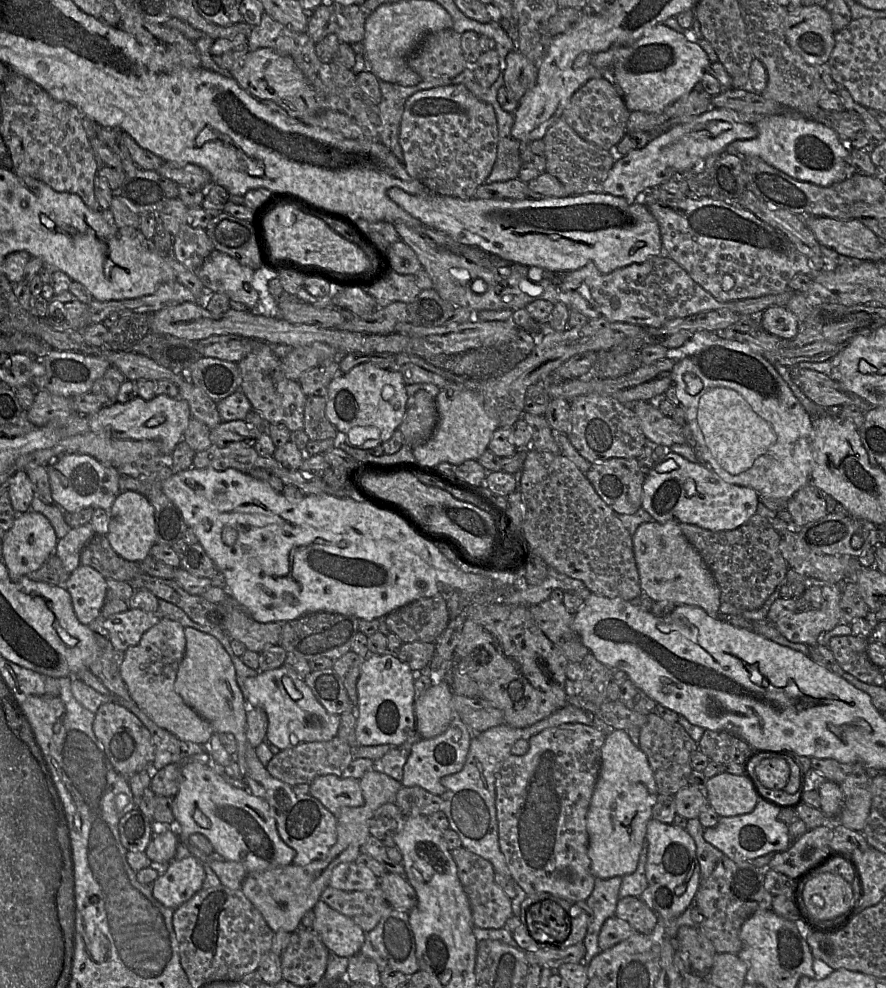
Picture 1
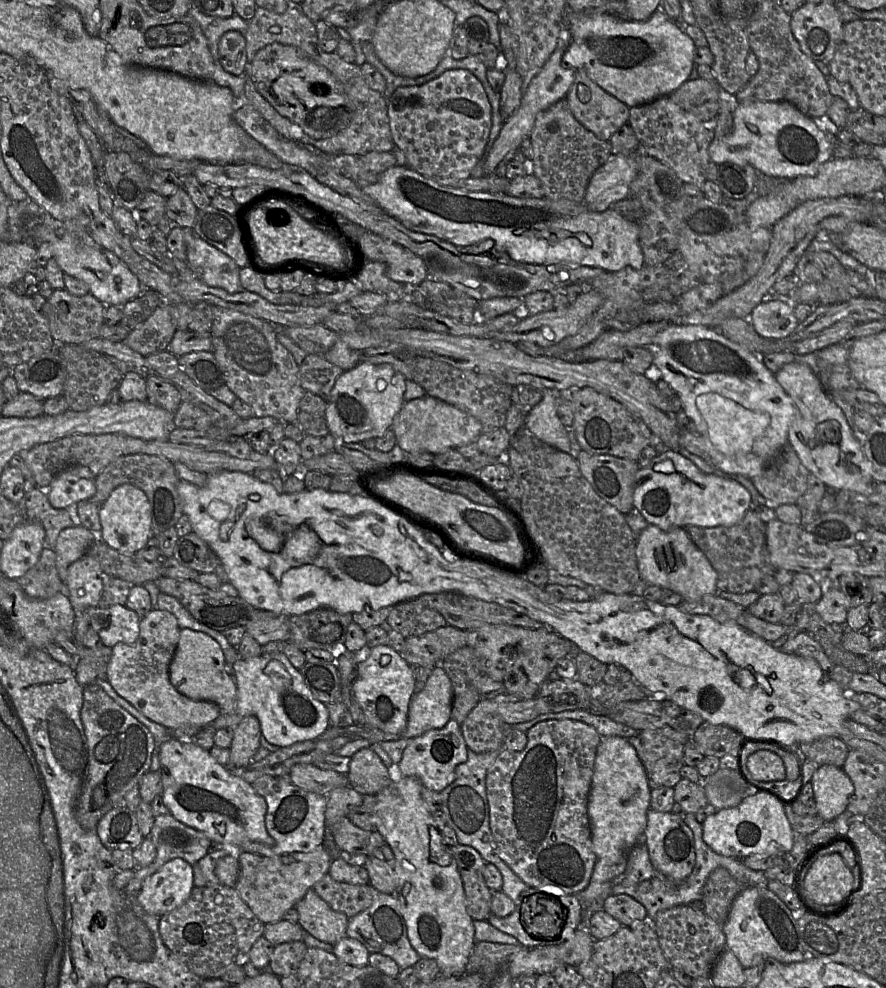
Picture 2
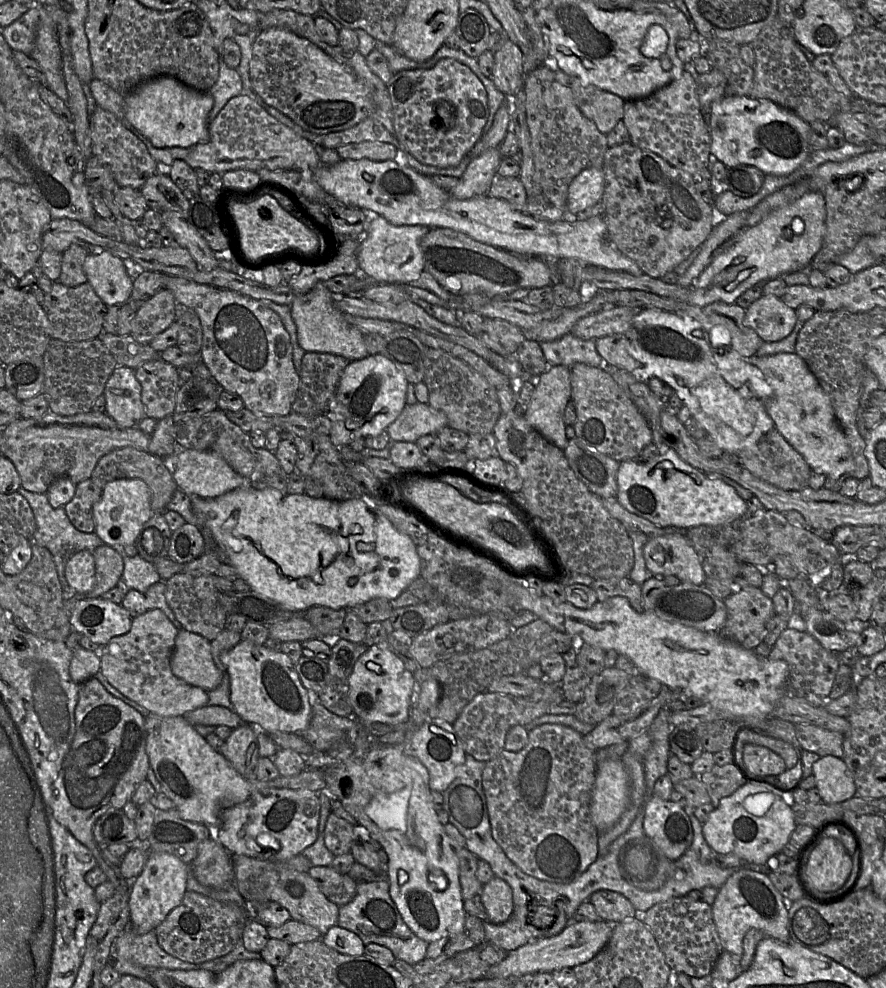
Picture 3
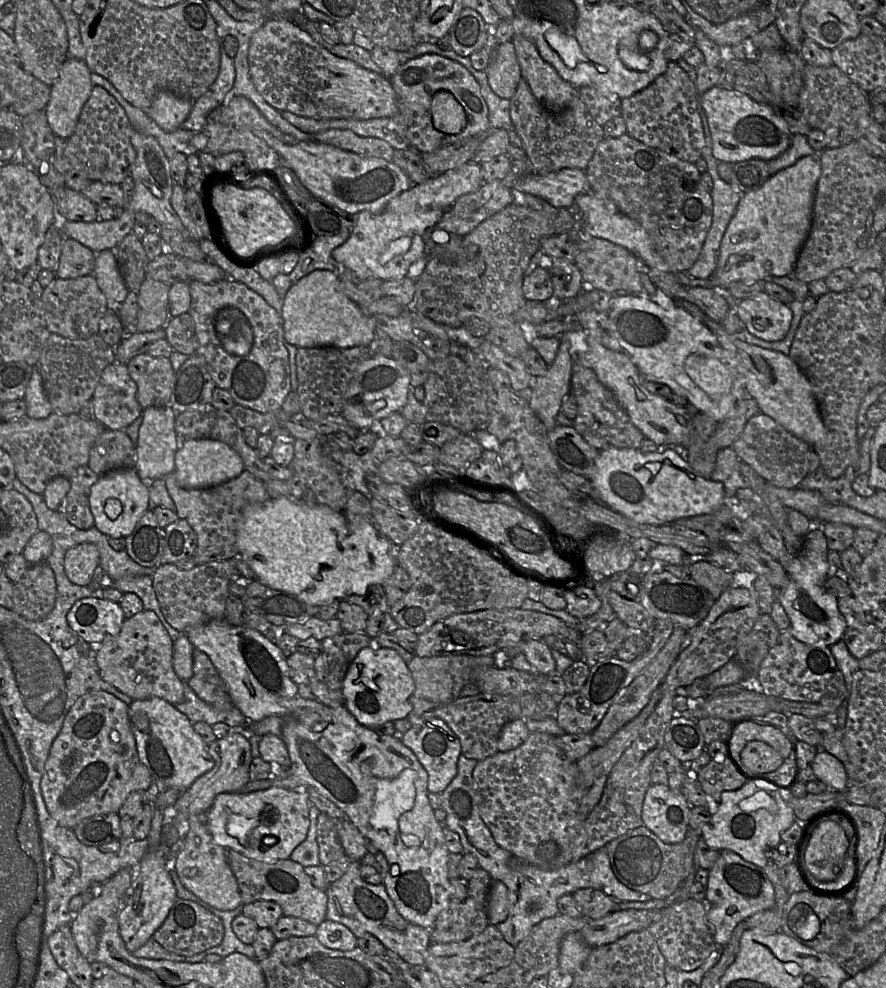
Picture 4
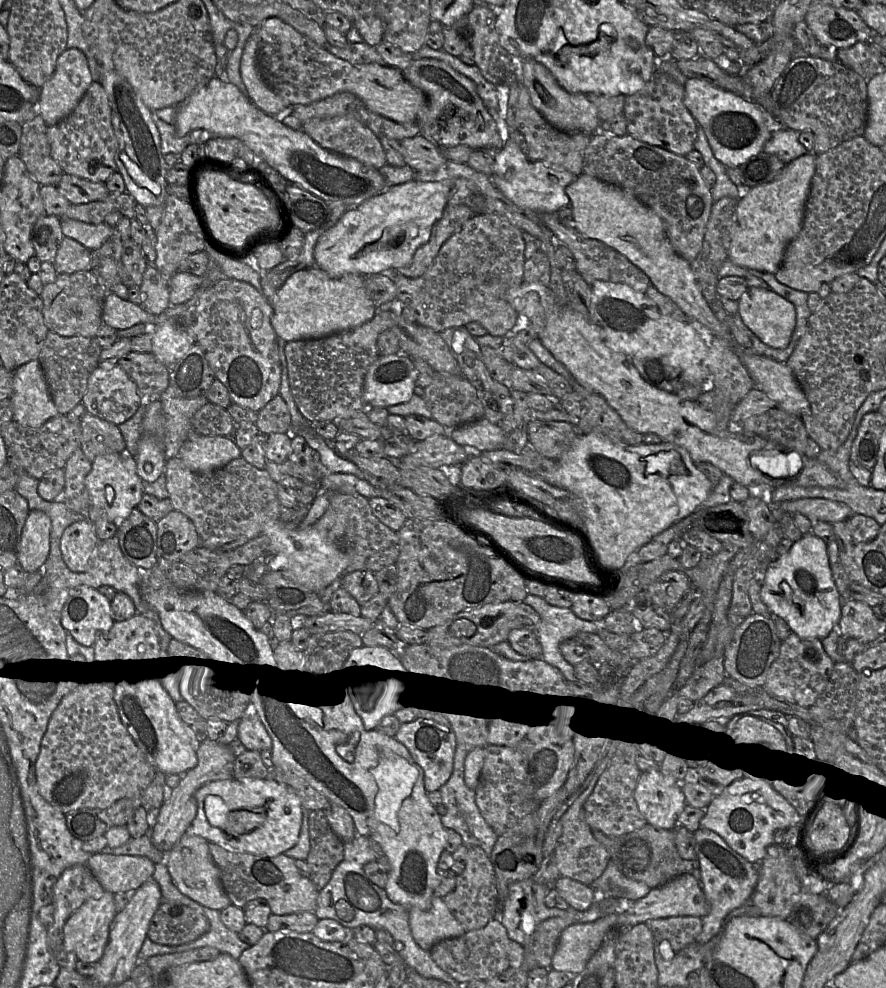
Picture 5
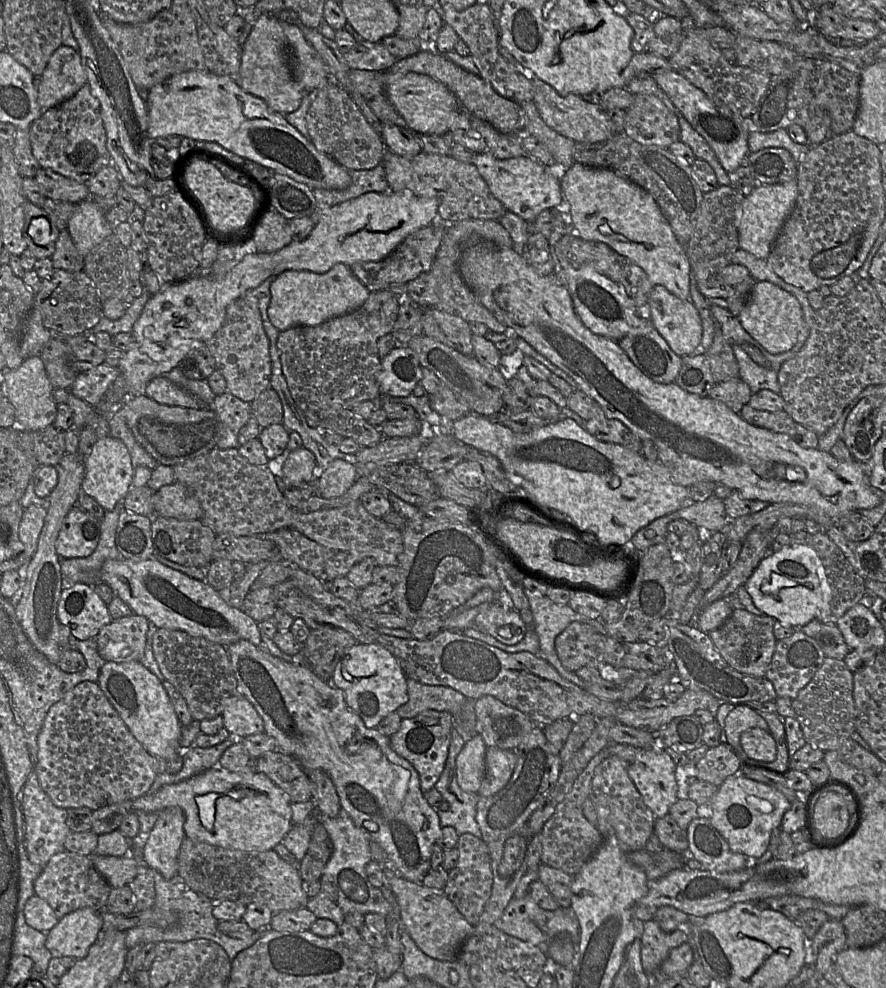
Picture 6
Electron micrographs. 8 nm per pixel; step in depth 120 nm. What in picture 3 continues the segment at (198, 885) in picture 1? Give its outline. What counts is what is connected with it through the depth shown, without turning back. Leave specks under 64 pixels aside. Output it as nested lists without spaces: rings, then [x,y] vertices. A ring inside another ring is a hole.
[[[150,852],[144,869],[133,881],[129,899],[130,928],[138,935],[156,927],[177,907],[187,891],[188,865],[165,852]]]

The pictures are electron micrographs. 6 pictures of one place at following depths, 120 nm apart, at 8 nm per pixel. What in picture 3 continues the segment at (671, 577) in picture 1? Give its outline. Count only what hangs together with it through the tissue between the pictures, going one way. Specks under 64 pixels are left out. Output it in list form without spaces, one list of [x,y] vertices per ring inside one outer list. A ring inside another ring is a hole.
[[[681,534],[649,537],[643,556],[653,576],[675,575],[681,582],[695,585],[703,585],[707,577],[695,548]]]

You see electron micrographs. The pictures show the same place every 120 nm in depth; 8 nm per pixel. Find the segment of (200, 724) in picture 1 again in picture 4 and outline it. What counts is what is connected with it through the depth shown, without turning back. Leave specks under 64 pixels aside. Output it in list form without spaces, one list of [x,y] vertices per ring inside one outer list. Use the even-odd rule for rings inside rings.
[[[143,610],[130,618],[126,618],[118,635],[107,635],[96,655],[99,674],[102,679],[133,700],[144,700],[151,697],[165,699],[172,705],[184,700],[185,684],[173,669],[174,642],[162,625],[155,612]]]

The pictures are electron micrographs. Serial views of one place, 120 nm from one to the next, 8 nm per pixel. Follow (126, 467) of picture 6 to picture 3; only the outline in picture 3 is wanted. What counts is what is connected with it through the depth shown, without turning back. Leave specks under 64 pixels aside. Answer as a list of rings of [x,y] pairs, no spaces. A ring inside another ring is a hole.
[[[123,478],[107,483],[93,508],[95,533],[108,545],[134,544],[142,526],[150,519],[151,493],[141,479]]]

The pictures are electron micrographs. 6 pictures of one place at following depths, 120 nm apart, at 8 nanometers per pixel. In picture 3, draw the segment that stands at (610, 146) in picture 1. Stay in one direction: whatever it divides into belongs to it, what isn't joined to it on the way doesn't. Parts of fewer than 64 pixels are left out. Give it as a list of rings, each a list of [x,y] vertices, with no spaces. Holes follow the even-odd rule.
[[[570,77],[575,103],[582,114],[607,135],[624,118],[625,100],[616,94],[583,83],[578,77]]]

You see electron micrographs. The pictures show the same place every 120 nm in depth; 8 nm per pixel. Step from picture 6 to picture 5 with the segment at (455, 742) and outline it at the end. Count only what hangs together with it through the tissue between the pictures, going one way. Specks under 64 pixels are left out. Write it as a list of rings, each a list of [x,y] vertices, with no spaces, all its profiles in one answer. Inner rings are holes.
[[[457,745],[451,777],[439,789],[442,796],[442,804],[447,809],[447,813],[441,817],[441,822],[445,829],[454,830],[461,836],[463,845],[466,845],[467,847],[478,846],[482,848],[488,856],[490,856],[498,836],[487,824],[477,807],[475,790],[470,789],[465,784],[464,762],[467,754],[468,752],[466,749]]]

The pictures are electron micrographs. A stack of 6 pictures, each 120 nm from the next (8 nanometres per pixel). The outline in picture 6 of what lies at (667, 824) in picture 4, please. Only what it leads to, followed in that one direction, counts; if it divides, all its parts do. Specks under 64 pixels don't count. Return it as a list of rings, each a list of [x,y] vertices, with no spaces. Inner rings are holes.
[[[659,745],[640,750],[636,760],[630,763],[628,774],[645,805],[655,818],[661,818],[678,800],[676,764]]]

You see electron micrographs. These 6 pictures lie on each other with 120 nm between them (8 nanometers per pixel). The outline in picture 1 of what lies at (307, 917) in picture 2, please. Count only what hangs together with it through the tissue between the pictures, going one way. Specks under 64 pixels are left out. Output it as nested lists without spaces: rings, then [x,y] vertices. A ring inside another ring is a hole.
[[[319,900],[312,910],[315,919],[311,930],[330,952],[346,958],[360,953],[365,932],[357,924],[322,900]]]

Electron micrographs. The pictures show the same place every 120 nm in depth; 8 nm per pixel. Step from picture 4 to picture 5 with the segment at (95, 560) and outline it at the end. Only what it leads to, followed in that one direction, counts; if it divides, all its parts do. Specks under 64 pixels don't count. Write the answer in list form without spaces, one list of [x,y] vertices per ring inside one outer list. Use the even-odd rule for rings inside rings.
[[[90,520],[76,521],[69,525],[60,542],[62,558],[68,569],[75,573],[88,571],[96,558],[99,542]]]

